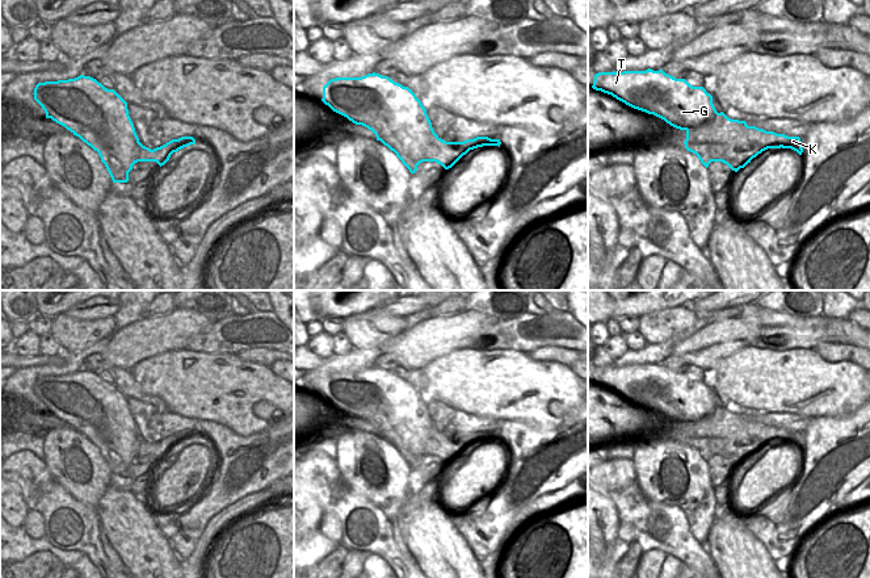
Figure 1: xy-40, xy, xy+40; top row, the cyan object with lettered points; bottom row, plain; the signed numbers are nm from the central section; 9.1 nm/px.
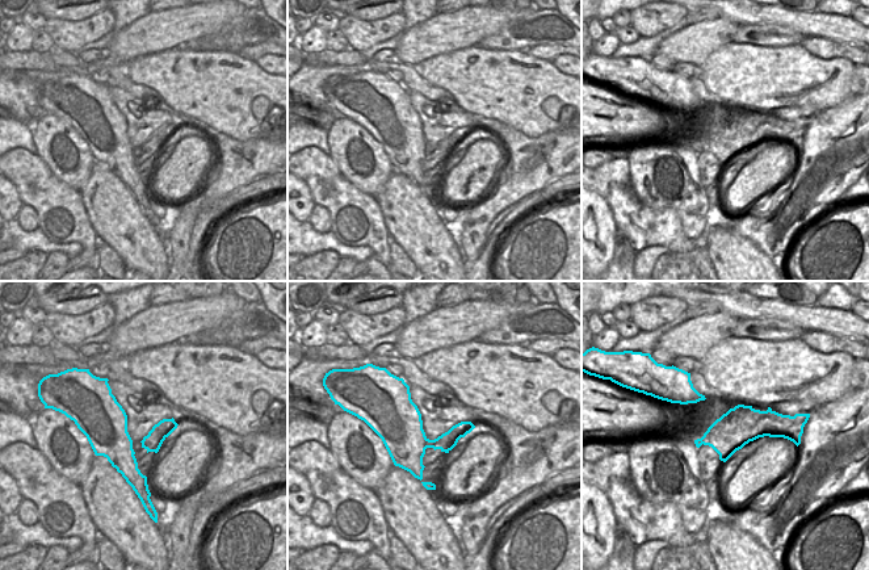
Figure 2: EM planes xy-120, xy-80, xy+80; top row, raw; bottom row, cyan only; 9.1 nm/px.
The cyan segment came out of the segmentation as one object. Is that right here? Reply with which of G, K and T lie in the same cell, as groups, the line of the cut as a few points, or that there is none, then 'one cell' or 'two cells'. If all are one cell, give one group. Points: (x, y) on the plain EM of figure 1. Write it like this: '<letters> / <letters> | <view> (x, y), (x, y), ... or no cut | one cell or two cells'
G T / K | xy+40 (745, 418), (736, 418), (726, 436), (710, 440), (711, 455) | two cells

